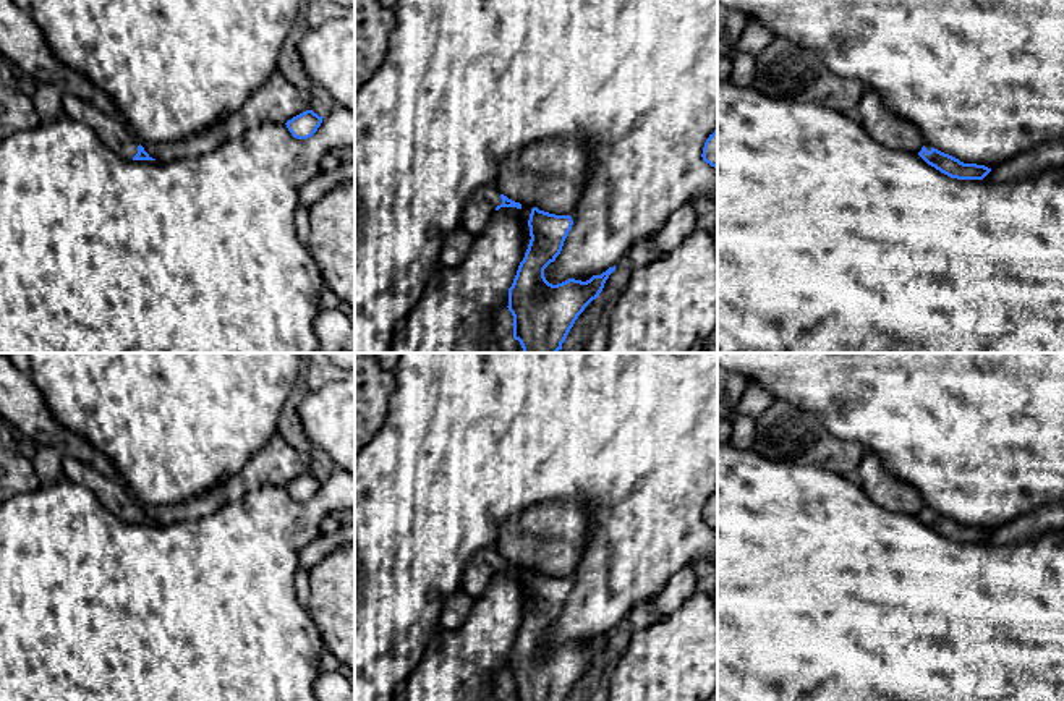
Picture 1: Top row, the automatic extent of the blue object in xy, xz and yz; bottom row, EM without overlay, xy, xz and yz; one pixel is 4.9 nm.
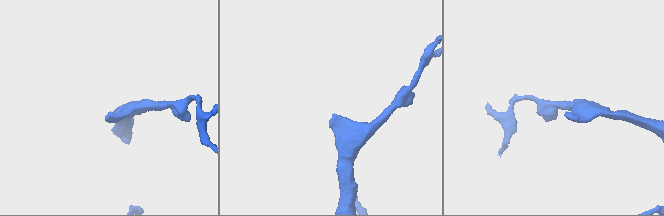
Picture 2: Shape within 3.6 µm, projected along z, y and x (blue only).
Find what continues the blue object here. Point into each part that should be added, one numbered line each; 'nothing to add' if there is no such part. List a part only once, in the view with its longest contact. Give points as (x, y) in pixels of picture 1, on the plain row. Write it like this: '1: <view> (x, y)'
1: xz (481, 569)

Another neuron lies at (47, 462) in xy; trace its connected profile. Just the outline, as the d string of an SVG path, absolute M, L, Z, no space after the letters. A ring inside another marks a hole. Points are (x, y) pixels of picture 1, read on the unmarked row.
M39 445L31 461L42 484L55 482L62 478L63 455L57 448Z

